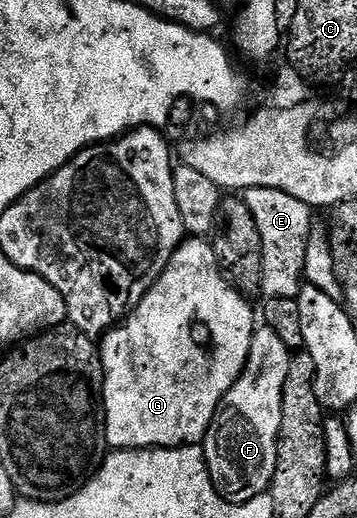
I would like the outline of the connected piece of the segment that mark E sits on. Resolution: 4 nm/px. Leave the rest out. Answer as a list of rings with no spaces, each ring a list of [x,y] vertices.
[[[265,188],[243,189],[234,192],[222,202],[222,212],[231,219],[232,225],[244,236],[259,237],[259,247],[263,259],[261,285],[269,295],[287,297],[290,289],[297,288],[303,273],[301,264],[305,261],[305,243],[313,220],[311,207],[277,190]]]

